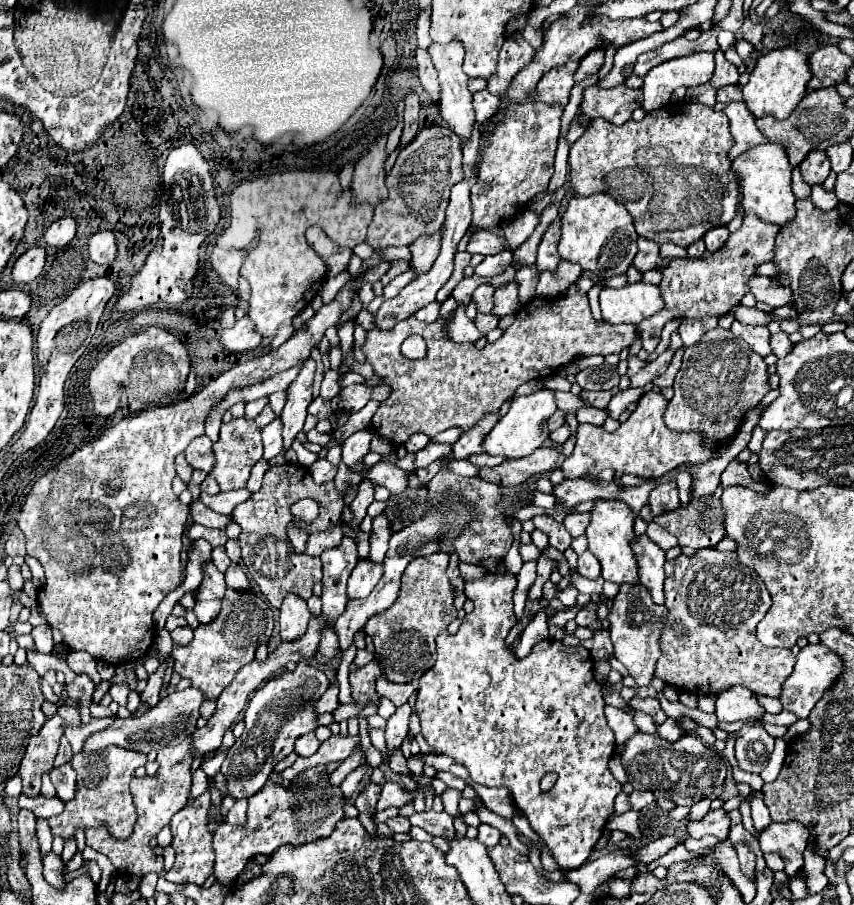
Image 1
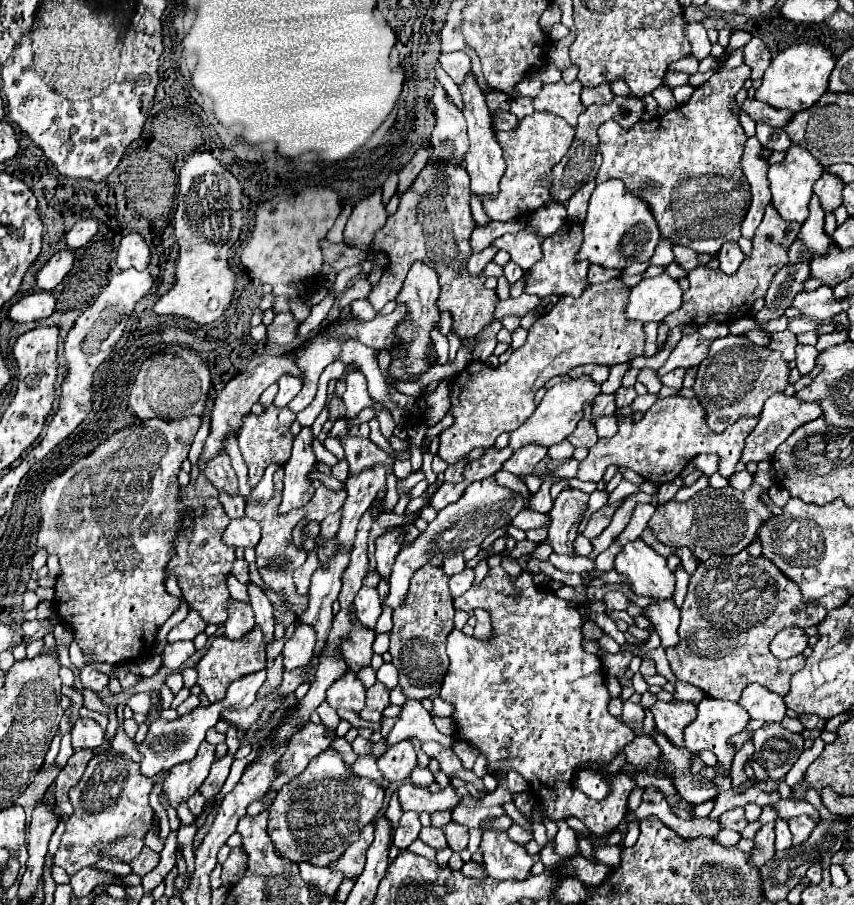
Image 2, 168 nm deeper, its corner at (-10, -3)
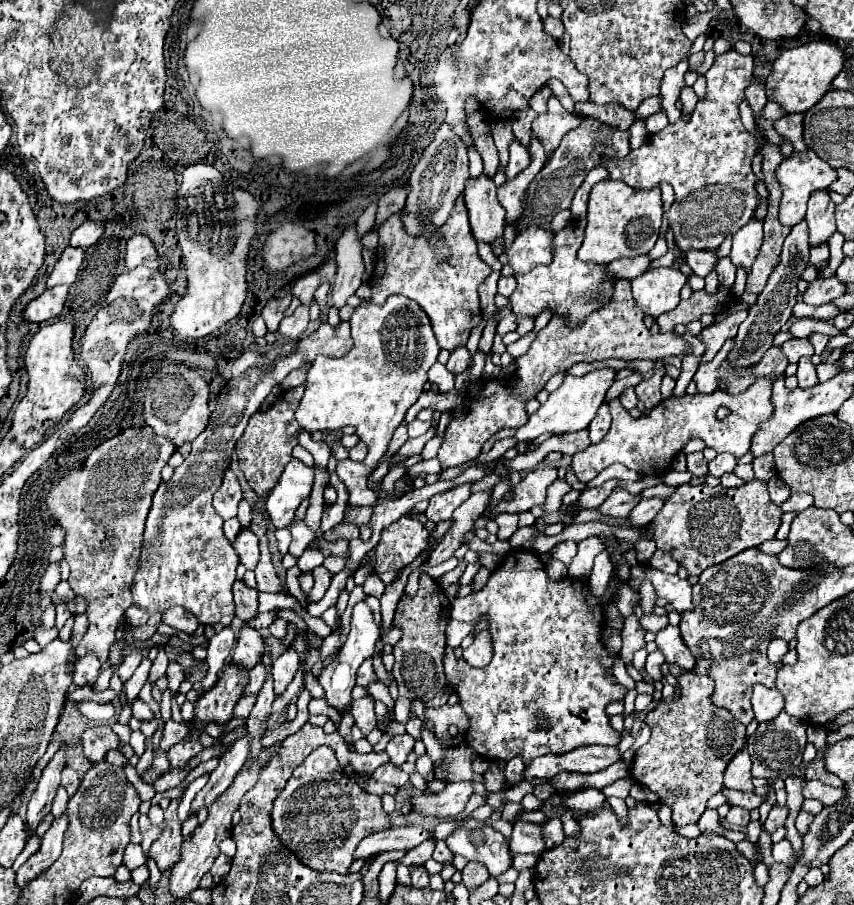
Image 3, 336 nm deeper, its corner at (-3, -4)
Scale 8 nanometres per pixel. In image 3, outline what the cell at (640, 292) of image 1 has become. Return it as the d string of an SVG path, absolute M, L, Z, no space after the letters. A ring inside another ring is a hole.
M655 268L637 276L633 284L633 300L645 316L659 318L663 312L679 304L679 292L685 284L685 274L679 268Z

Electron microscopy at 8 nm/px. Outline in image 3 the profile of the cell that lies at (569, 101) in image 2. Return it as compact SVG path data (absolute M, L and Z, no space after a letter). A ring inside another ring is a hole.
M551 96L547 100L547 112L539 114L533 120L533 130L535 130L535 136L541 138L547 156L551 156L553 150L559 146L561 138L569 130L577 128L579 124L581 124L581 118L577 114L565 110L557 96Z

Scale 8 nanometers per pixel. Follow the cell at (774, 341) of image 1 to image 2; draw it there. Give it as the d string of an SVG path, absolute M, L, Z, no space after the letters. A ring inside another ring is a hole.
M798 345L796 349L796 367L802 375L810 373L814 367L816 367L816 347L810 347L810 345Z

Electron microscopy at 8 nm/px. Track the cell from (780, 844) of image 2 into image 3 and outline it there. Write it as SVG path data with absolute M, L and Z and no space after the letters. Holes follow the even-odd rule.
M783 838L777 844L773 844L773 858L775 858L775 862L789 864L791 856L793 856L793 848L791 848L791 842L787 838Z

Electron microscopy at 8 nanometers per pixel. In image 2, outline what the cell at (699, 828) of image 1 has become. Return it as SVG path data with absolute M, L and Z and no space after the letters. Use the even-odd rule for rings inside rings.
M736 807L736 809L730 809L724 815L720 815L720 823L724 825L724 829L742 831L748 825L748 819L744 817L744 807Z

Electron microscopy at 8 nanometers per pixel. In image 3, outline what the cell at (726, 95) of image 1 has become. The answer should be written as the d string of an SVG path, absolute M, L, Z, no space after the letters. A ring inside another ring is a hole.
M803 114L781 116L779 120L775 120L773 126L779 136L787 138L787 142L791 142L795 146L795 152L807 150L807 146L803 144Z

